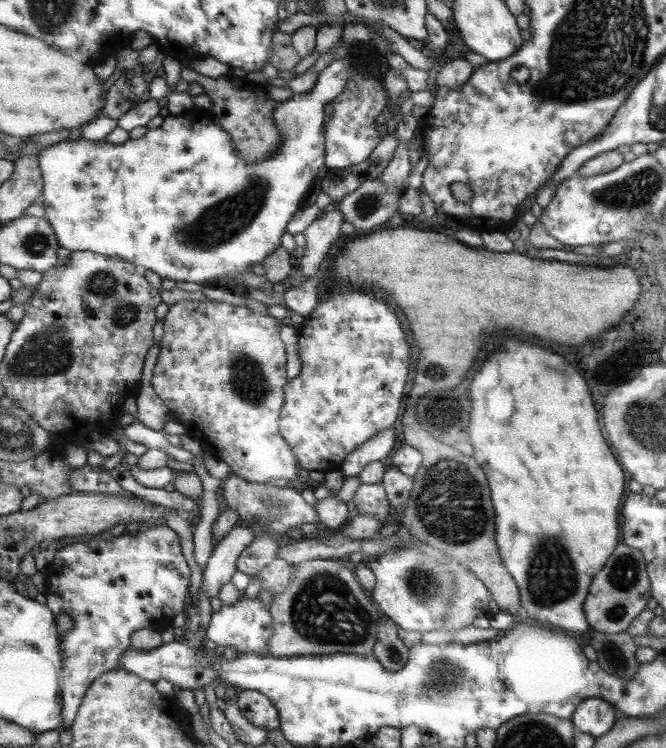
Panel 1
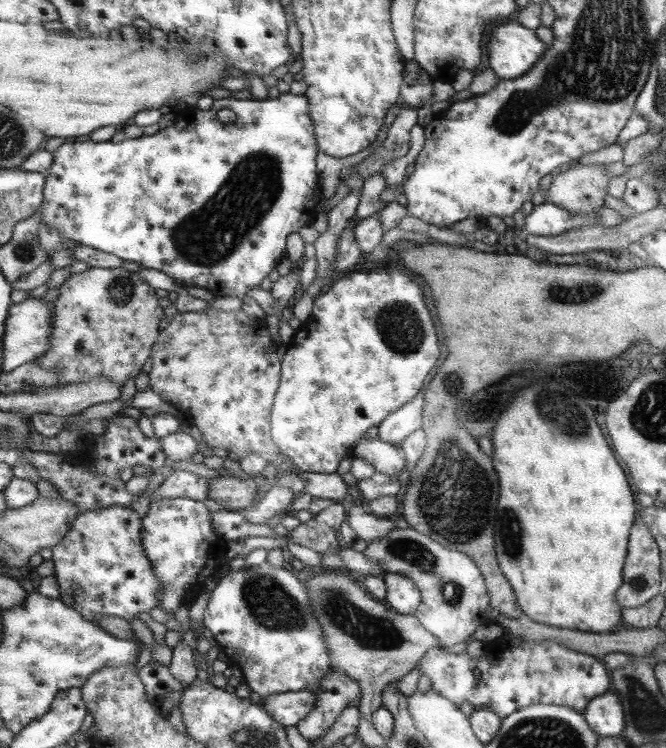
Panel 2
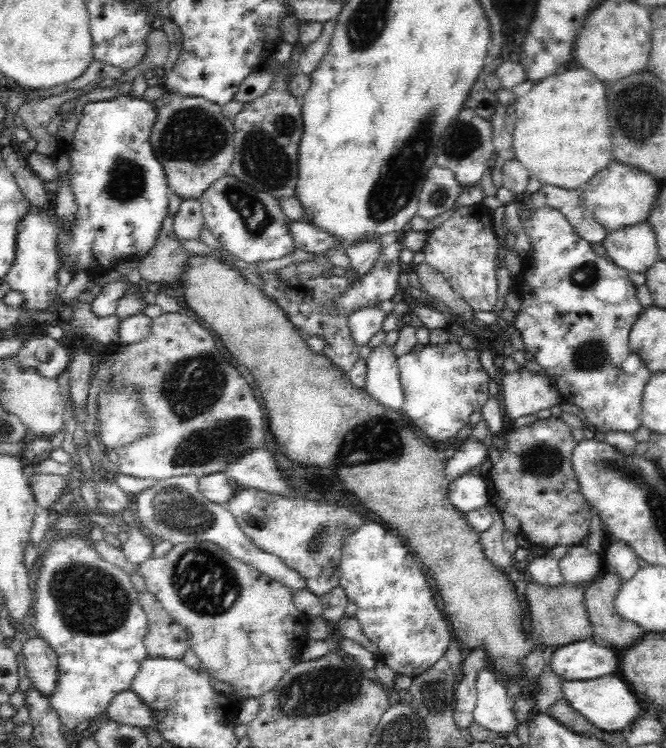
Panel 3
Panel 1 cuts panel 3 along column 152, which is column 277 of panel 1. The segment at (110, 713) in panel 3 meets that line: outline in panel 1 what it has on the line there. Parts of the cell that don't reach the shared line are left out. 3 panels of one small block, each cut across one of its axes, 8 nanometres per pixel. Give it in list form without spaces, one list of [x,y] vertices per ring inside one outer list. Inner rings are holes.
[[[239,690],[232,701],[237,704],[237,709],[241,710],[241,717],[245,717],[253,727],[268,732],[279,726],[277,710],[263,693]]]

